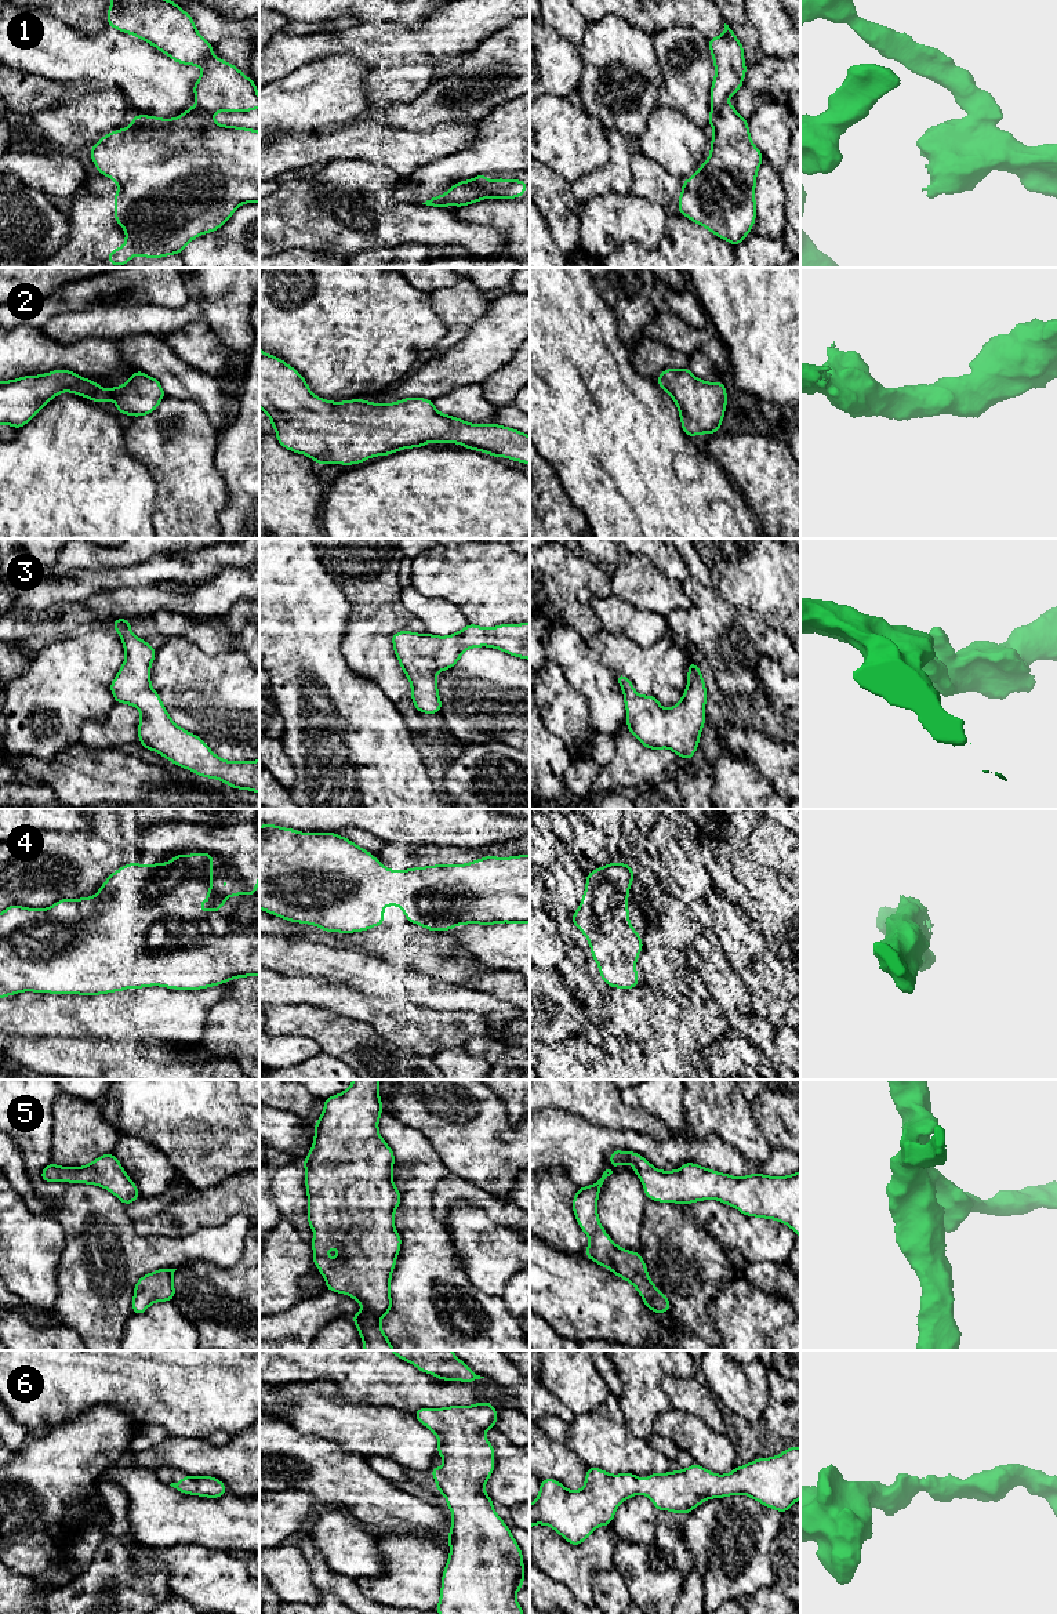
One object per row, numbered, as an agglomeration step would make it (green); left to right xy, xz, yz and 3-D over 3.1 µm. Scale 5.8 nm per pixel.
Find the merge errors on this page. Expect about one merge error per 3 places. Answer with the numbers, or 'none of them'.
1

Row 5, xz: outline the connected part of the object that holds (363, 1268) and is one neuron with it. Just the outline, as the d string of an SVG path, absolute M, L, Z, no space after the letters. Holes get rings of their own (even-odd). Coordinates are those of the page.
M353 1080L346 1091L324 1100L324 1110L315 1124L312 1149L302 1163L306 1172L308 1222L315 1232L310 1243L313 1262L328 1291L349 1295L362 1305L352 1320L359 1328L364 1350L395 1350L381 1328L381 1319L392 1309L389 1285L402 1243L395 1230L395 1209L402 1197L392 1179L395 1154L378 1131L382 1109L379 1080Z

